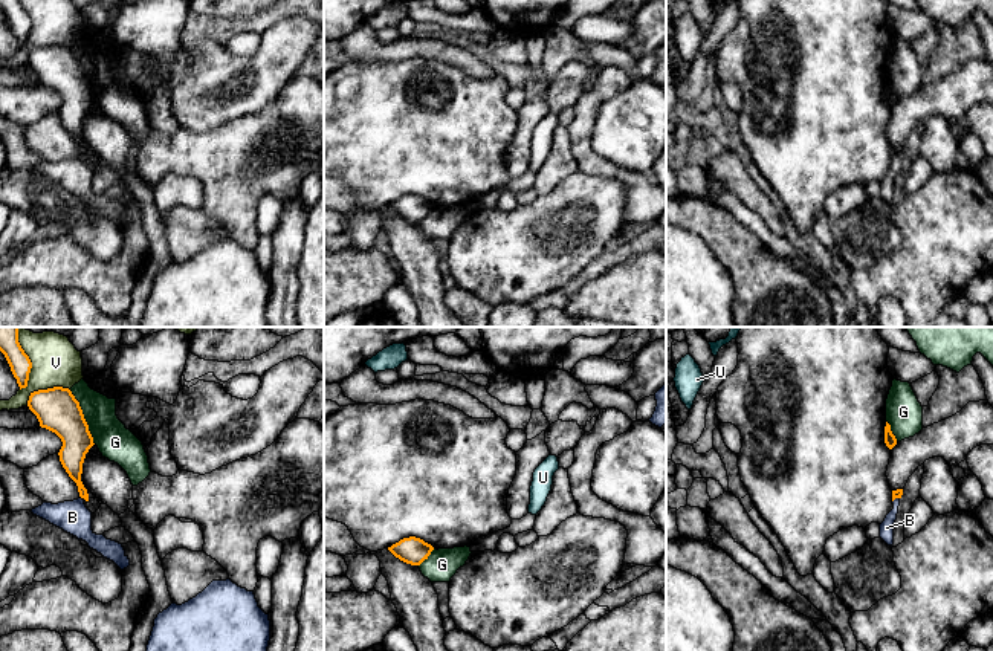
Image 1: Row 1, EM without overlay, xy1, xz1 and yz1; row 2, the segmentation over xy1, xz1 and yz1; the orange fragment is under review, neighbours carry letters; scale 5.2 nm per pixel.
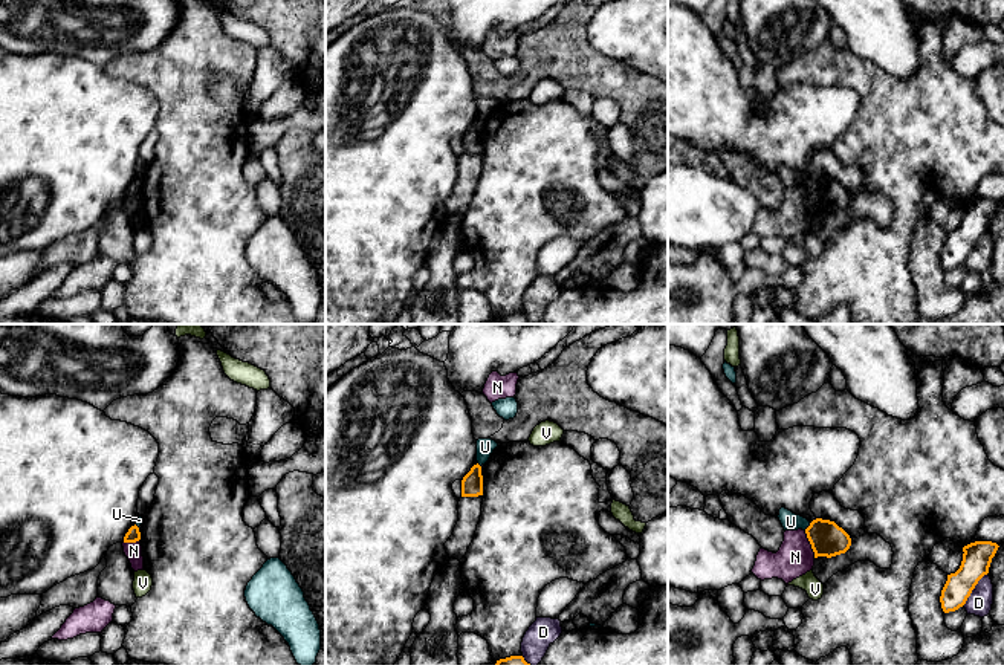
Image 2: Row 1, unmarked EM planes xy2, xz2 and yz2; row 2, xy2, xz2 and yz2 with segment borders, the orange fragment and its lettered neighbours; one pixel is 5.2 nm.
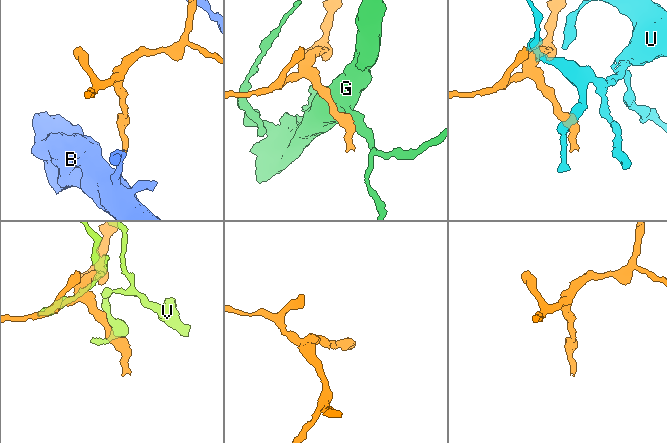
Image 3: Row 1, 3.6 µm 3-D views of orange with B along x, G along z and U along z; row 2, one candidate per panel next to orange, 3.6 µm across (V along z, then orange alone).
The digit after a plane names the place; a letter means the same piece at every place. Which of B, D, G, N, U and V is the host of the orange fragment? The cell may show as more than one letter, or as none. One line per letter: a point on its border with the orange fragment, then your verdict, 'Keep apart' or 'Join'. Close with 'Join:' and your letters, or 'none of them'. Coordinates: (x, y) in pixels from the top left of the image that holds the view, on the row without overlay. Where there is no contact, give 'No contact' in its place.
B: Touches orange at yz1 (895, 155). Join
D: Touches orange at yz2 (974, 245). Keep apart
G: Touches orange at xy1 (83, 75). Keep apart
N: Touches orange at yz2 (810, 201). Keep apart
U: Touches orange at yz2 (809, 184). Keep apart
V: Touches orange at xy1 (31, 25). Keep apart
Join: B

